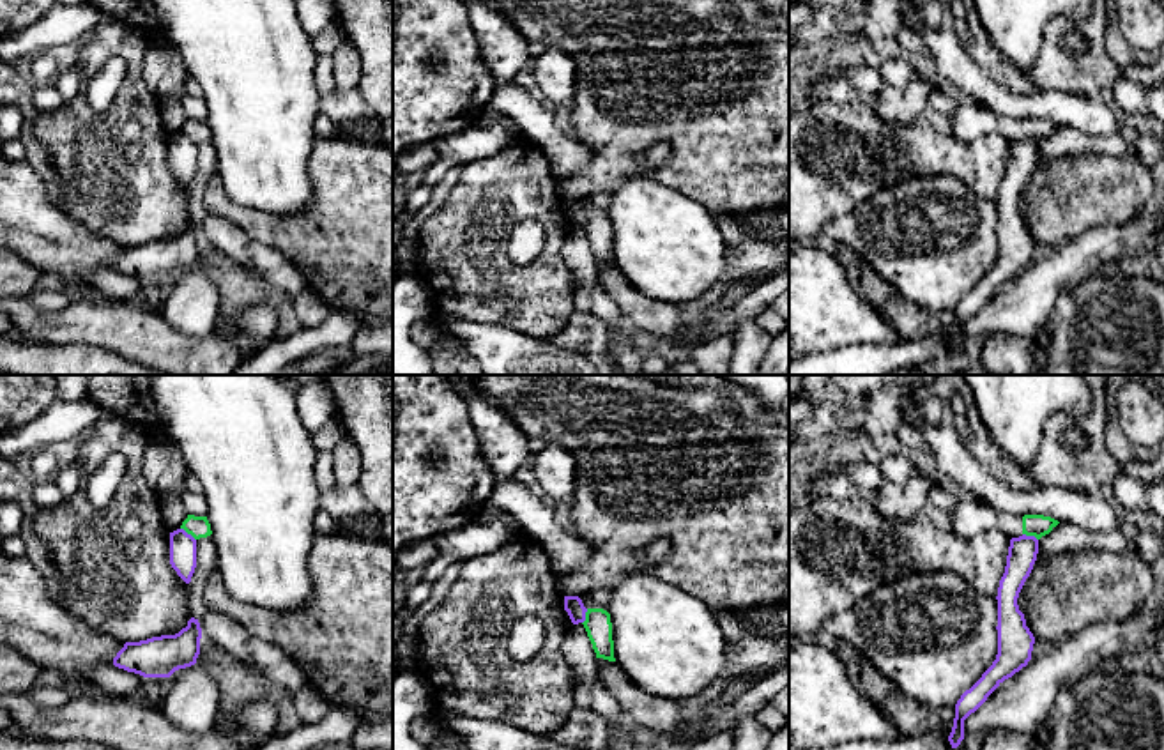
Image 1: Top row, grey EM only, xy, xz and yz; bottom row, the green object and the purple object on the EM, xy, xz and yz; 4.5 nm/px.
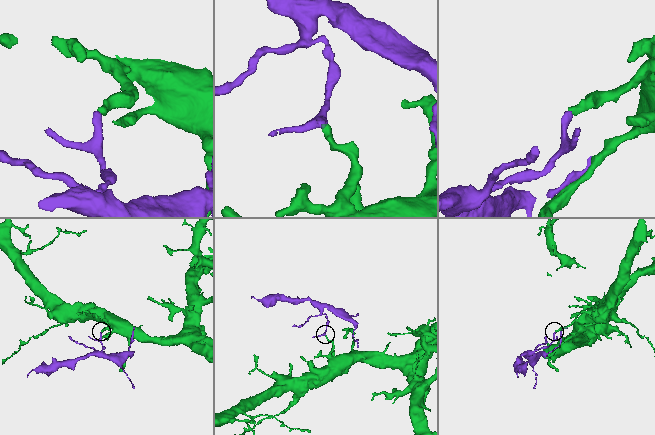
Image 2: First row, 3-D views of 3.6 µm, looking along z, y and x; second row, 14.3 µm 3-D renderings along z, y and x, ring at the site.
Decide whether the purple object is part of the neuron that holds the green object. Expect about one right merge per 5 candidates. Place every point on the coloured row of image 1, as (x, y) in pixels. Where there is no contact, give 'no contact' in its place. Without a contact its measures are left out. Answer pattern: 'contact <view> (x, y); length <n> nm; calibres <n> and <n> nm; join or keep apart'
contact xy (188, 533); length 90 nm; calibres 100 and 130 nm; keep apart

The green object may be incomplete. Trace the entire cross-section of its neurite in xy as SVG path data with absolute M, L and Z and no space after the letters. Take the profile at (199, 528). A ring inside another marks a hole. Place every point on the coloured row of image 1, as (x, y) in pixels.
M188 515L188 518L182 522L180 529L184 529L195 540L207 538L212 534L207 517Z

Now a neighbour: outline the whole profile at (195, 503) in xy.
M186 490L182 495L182 504L188 515L195 515L195 517L207 515L207 501L202 492Z

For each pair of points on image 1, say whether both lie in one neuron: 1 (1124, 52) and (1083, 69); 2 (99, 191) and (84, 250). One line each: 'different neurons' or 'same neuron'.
1: different neurons
2: different neurons

